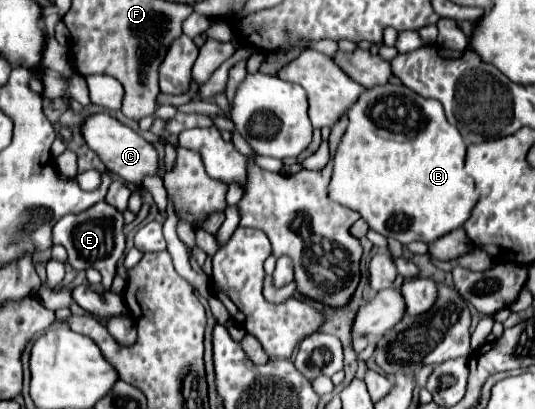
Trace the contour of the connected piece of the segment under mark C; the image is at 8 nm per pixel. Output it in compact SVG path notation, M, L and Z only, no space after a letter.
M102 112L102 114L90 116L86 120L84 128L82 128L82 134L84 134L88 146L100 156L100 160L104 162L104 166L110 172L118 174L128 184L142 186L142 182L144 182L146 176L158 176L158 150L154 148L154 144L148 142L146 138L142 138L130 126L120 124L110 114Z

